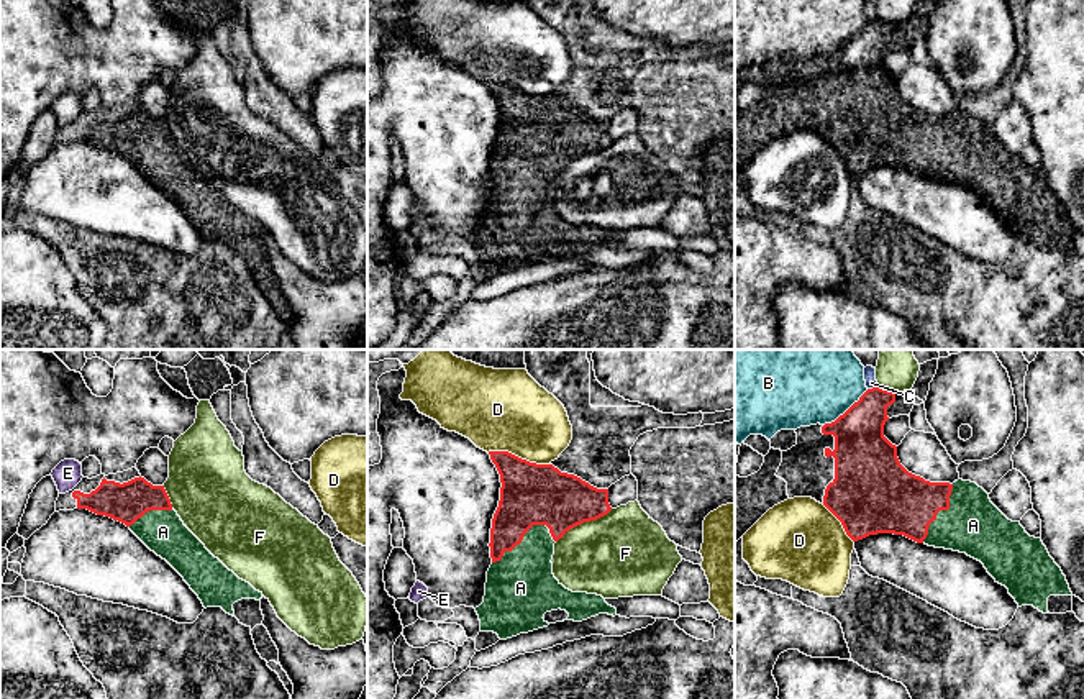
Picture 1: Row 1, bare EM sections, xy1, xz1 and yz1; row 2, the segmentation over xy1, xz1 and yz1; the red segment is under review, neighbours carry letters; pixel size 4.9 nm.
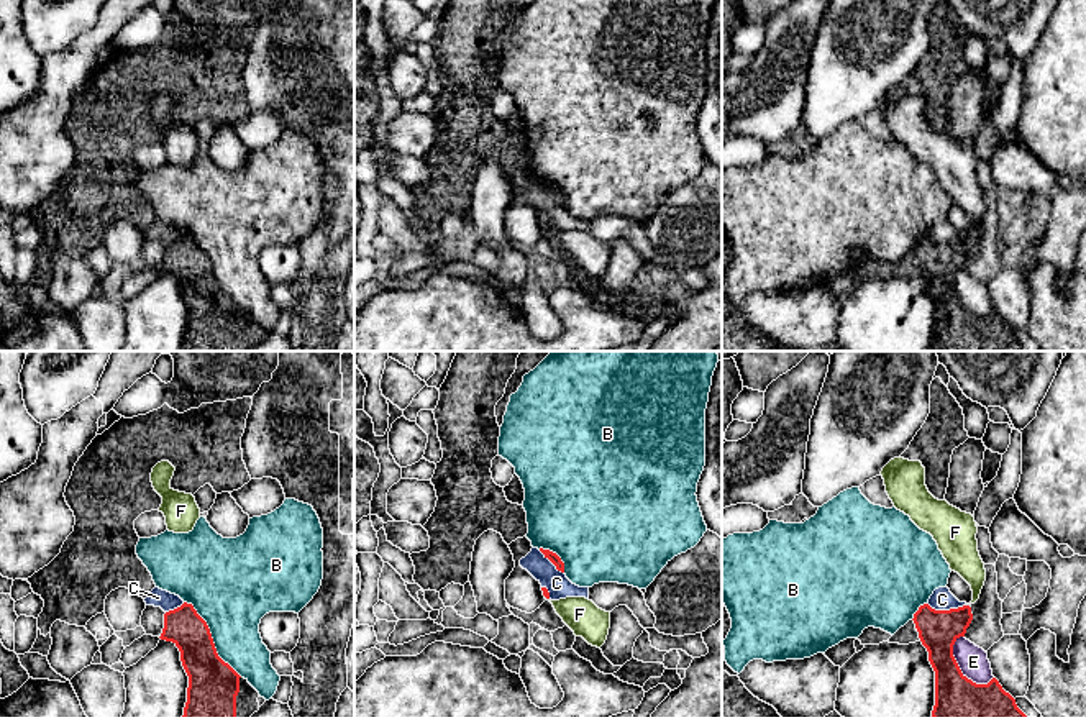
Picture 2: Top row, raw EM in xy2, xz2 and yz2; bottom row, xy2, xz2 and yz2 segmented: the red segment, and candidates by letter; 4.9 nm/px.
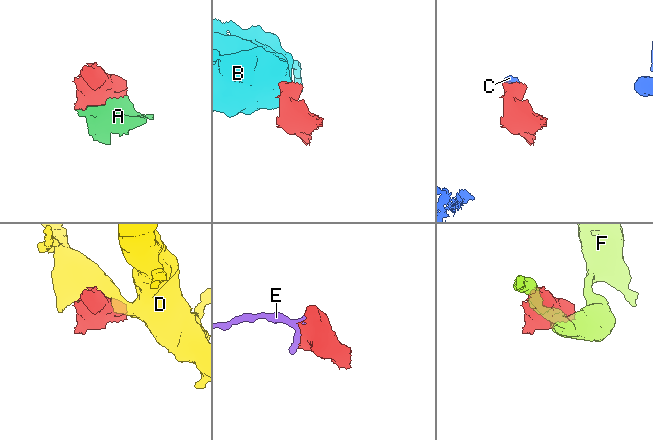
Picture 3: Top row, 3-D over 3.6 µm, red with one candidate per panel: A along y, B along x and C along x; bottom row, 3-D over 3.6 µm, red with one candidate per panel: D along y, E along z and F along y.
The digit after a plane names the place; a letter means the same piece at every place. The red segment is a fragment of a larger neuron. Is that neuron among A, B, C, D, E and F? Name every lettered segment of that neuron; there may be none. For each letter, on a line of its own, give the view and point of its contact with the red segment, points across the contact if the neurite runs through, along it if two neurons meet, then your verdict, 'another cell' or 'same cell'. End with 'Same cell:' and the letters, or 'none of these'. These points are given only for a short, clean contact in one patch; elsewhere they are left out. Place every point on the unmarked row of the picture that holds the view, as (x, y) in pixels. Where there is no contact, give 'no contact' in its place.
A: meets red in xz1 at (522, 171); same cell
B: meets red in xy2 at (212, 271); another cell
C: meets red in yz2 at (950, 242); border along yz2 (927, 235), (935, 242), (968, 238); another cell
D: meets red in xz1 at (517, 89); another cell
E: meets red in yz2 at (960, 302); border along yz2 (957, 269), (958, 301), (976, 315), (993, 310); another cell
F: meets red in xz1 at (584, 153); another cell
Same cell: A

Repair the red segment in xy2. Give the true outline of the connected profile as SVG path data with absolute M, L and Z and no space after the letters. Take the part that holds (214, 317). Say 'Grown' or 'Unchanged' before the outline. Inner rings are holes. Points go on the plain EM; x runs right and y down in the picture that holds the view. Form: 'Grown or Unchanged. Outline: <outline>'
Grown. Outline: M192 236L164 246L159 271L179 281L189 308L184 351L249 351L259 343L259 325L218 289L208 258Z

